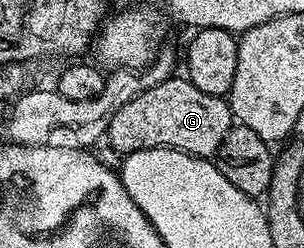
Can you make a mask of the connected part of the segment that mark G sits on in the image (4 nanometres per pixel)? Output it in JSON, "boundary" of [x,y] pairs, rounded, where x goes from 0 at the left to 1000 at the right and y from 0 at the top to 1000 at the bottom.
{"boundary":[[[559,310],[414,407],[401,440],[375,456],[375,472],[355,508],[349,548],[352,589],[382,609],[395,629],[414,629],[467,601],[507,601],[510,593],[569,593],[589,609],[609,609],[645,625],[658,641],[707,629],[734,585],[737,556],[766,520],[770,484],[763,435],[750,427],[747,395],[691,375],[664,375],[664,359],[641,351],[612,310]]]}

